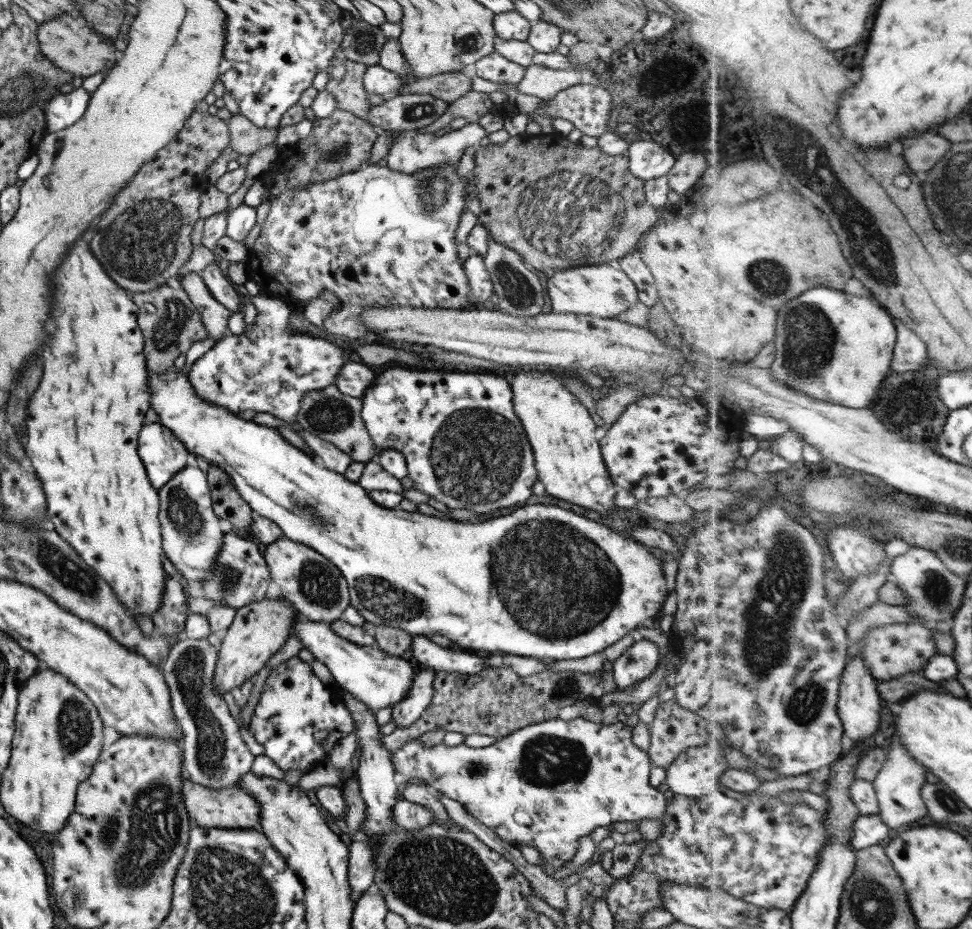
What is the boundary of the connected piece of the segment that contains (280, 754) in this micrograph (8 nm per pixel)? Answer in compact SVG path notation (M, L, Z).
M296 655L272 668L249 729L256 743L263 746L263 754L272 758L278 768L284 772L307 772L314 762L329 757L336 744L354 732L354 721L346 705L334 699L330 688L314 674L310 664Z

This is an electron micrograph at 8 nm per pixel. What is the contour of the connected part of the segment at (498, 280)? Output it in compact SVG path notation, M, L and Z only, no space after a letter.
M491 236L488 239L488 250L483 256L484 266L490 273L493 287L498 295L498 311L512 316L536 316L544 308L544 288L536 274L526 268L522 257L511 248L498 244Z

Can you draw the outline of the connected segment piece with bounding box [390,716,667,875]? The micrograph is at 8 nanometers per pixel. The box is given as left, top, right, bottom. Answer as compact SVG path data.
M582 716L574 718L572 720L552 719L547 720L535 725L525 726L524 728L512 731L510 736L506 736L499 739L492 746L472 748L460 744L459 746L446 746L446 744L440 744L436 746L427 747L420 742L420 739L412 740L408 744L402 745L398 750L391 752L391 761L393 767L396 768L396 772L404 774L406 778L410 780L421 780L424 785L434 786L434 790L441 792L446 798L452 798L452 800L458 800L465 809L472 814L474 818L477 818L488 826L490 830L493 830L502 840L508 841L510 844L514 842L524 842L526 845L538 847L538 850L542 853L543 864L540 868L550 875L555 871L562 868L566 864L572 861L572 858L578 850L578 838L582 836L588 836L594 828L598 826L608 826L613 822L638 822L644 820L644 818L659 818L664 816L667 809L667 798L664 797L664 793L658 791L649 783L649 776L653 764L646 751L640 750L638 746L632 742L633 729L617 720L611 725L603 725L602 723L594 723L584 719Z

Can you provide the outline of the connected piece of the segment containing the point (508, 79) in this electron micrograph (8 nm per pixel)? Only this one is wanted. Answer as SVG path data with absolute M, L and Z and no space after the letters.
M496 51L480 58L475 63L475 68L480 78L502 84L518 84L525 73L524 66L509 62Z

